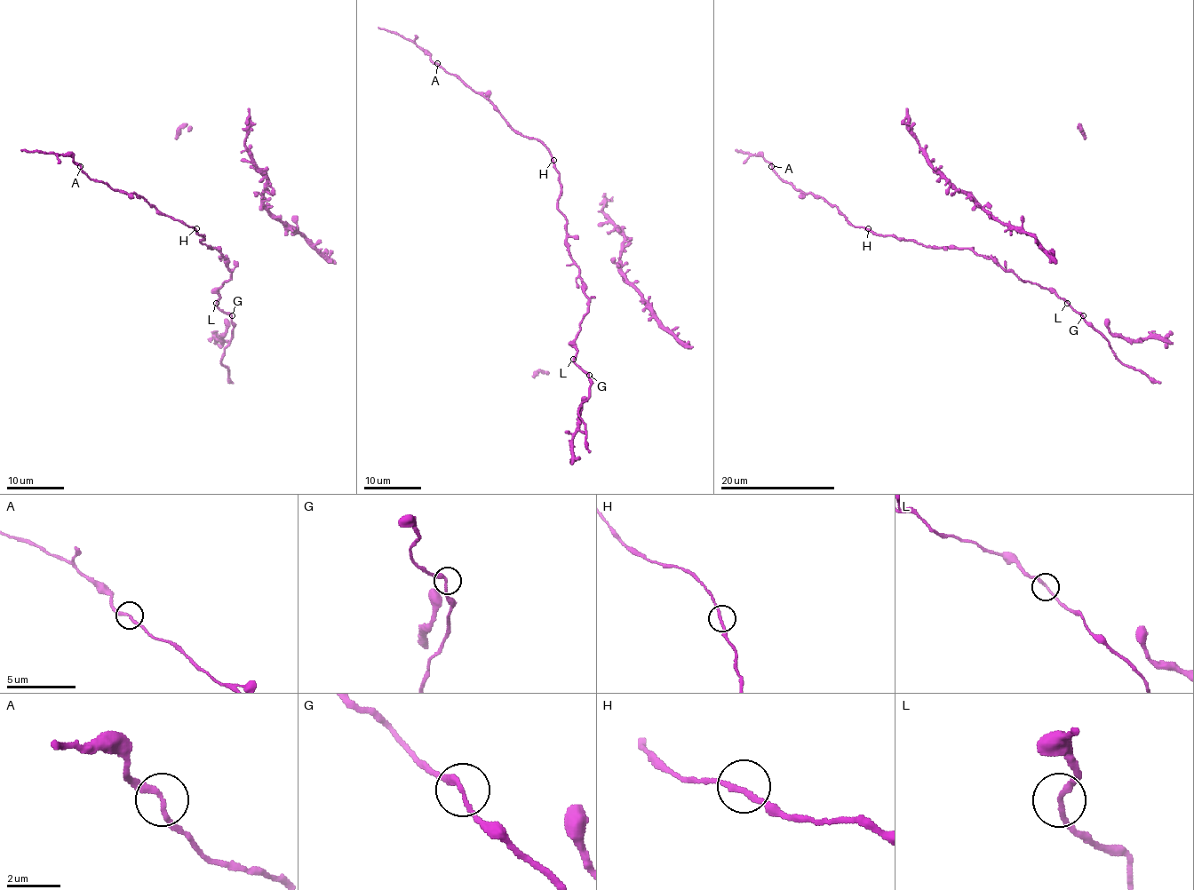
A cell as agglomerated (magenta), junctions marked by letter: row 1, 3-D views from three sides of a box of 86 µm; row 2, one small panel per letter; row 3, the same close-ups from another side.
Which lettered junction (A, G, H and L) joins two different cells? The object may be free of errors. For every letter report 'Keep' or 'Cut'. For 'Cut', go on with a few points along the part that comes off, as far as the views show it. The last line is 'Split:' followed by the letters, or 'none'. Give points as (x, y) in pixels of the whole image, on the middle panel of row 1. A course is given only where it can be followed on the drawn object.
A: Keep
G: Keep
H: Keep
L: Keep
Split: none

